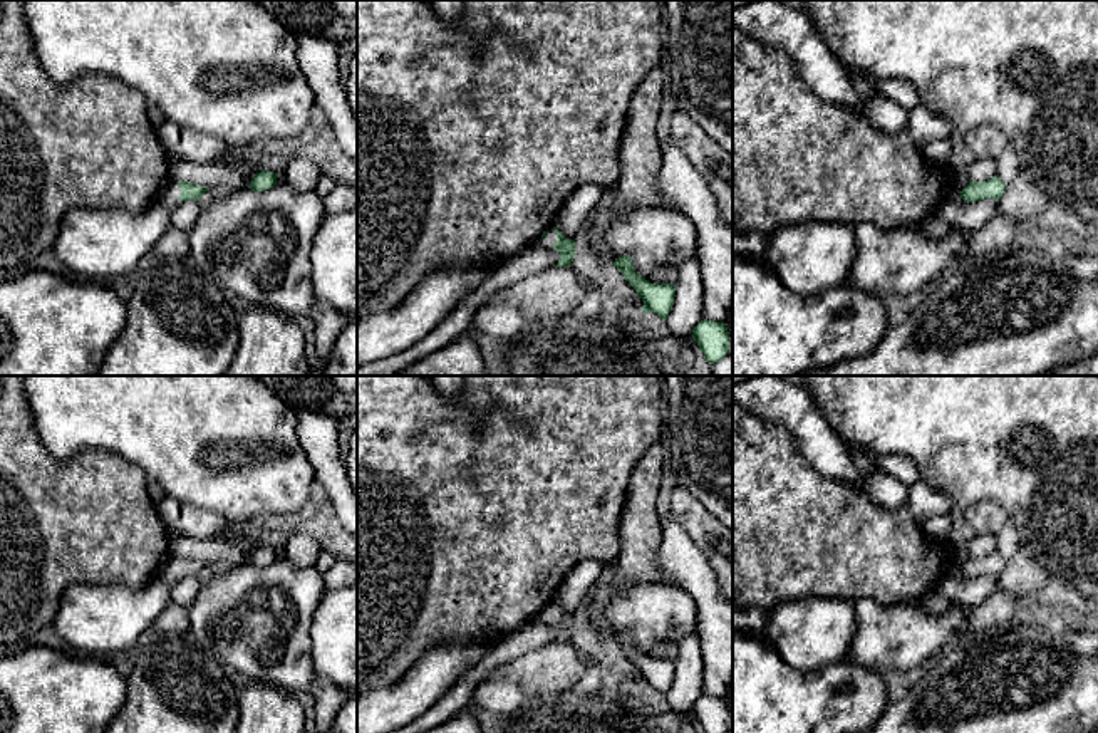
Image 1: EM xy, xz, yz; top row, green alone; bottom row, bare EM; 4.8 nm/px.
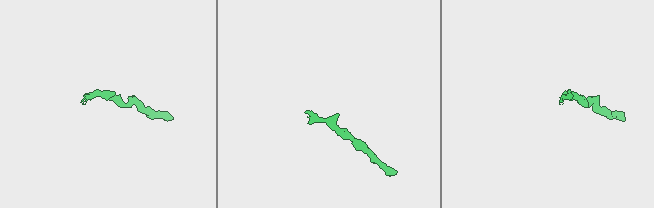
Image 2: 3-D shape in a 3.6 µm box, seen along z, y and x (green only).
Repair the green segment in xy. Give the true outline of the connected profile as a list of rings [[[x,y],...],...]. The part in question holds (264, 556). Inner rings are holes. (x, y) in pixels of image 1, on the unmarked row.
[[[262,545],[256,548],[250,559],[250,565],[253,567],[267,567],[277,560],[277,548]]]

